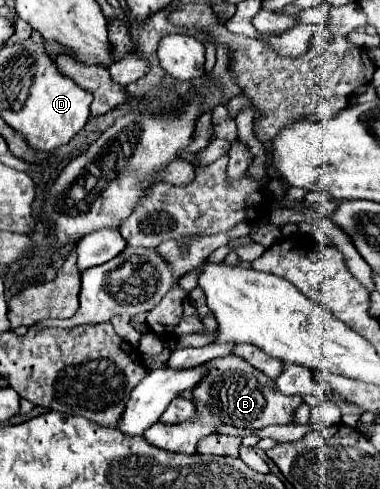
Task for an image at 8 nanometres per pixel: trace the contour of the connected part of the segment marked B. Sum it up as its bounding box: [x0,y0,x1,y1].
[191,356,303,428]

